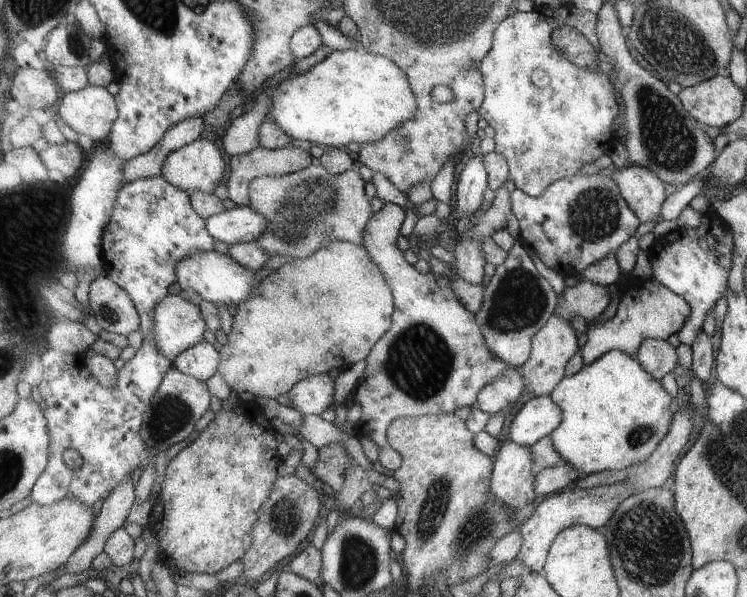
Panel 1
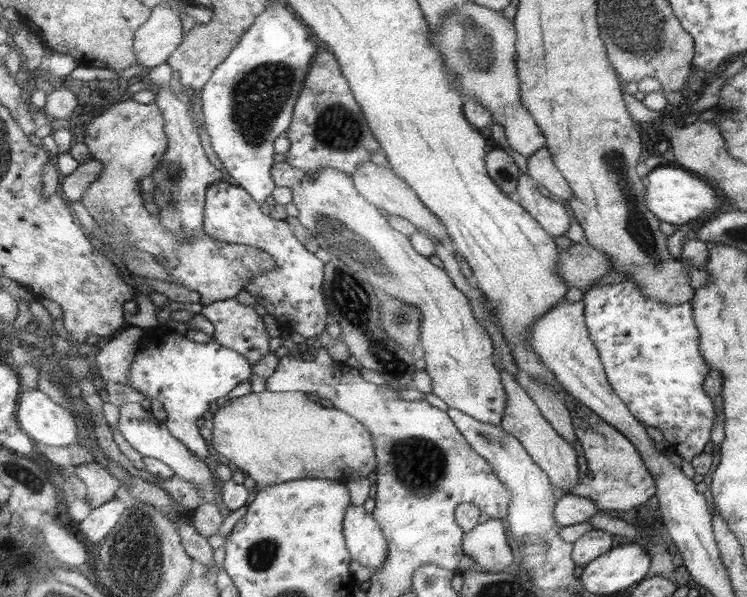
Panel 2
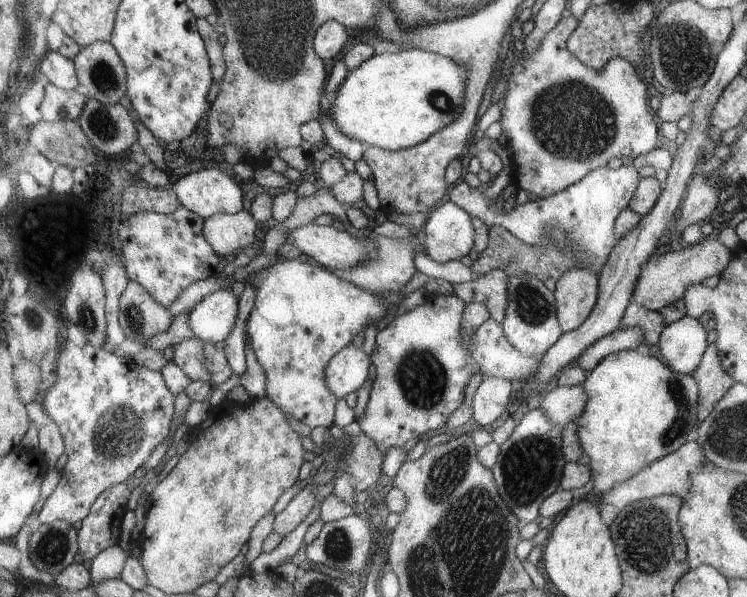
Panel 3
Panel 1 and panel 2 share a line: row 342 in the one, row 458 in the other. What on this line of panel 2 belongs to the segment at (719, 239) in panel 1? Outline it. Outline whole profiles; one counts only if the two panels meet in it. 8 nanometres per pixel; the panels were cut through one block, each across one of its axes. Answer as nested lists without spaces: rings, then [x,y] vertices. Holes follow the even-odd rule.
[[[623,280],[617,284],[603,284],[585,290],[581,296],[585,306],[585,324],[589,328],[589,338],[593,340],[607,380],[617,392],[617,396],[627,404],[631,414],[647,426],[653,426],[669,442],[671,452],[675,452],[685,462],[691,462],[693,456],[703,454],[703,446],[709,442],[709,430],[715,420],[711,398],[703,390],[703,382],[709,376],[711,368],[699,350],[699,330],[695,326],[693,306],[665,306],[661,302],[651,302],[637,288],[635,280]]]

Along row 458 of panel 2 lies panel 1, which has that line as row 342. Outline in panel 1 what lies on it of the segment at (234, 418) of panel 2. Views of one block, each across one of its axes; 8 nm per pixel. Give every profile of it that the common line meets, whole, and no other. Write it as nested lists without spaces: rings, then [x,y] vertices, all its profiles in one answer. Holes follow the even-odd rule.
[[[331,242],[305,260],[291,260],[281,266],[263,280],[249,302],[239,304],[233,332],[227,336],[227,344],[219,346],[221,368],[217,374],[223,376],[229,390],[237,396],[249,392],[253,400],[277,400],[305,378],[327,374],[331,368],[347,370],[355,362],[367,360],[377,342],[393,328],[395,310],[397,300],[393,288],[385,272],[371,260],[369,252],[353,242]]]

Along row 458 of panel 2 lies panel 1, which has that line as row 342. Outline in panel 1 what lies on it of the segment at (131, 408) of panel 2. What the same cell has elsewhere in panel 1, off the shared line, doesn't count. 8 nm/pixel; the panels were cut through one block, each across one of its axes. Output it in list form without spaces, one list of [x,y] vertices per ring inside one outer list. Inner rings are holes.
[[[167,296],[155,312],[157,348],[173,362],[189,348],[203,342],[207,322],[199,304],[191,304],[183,296]]]

